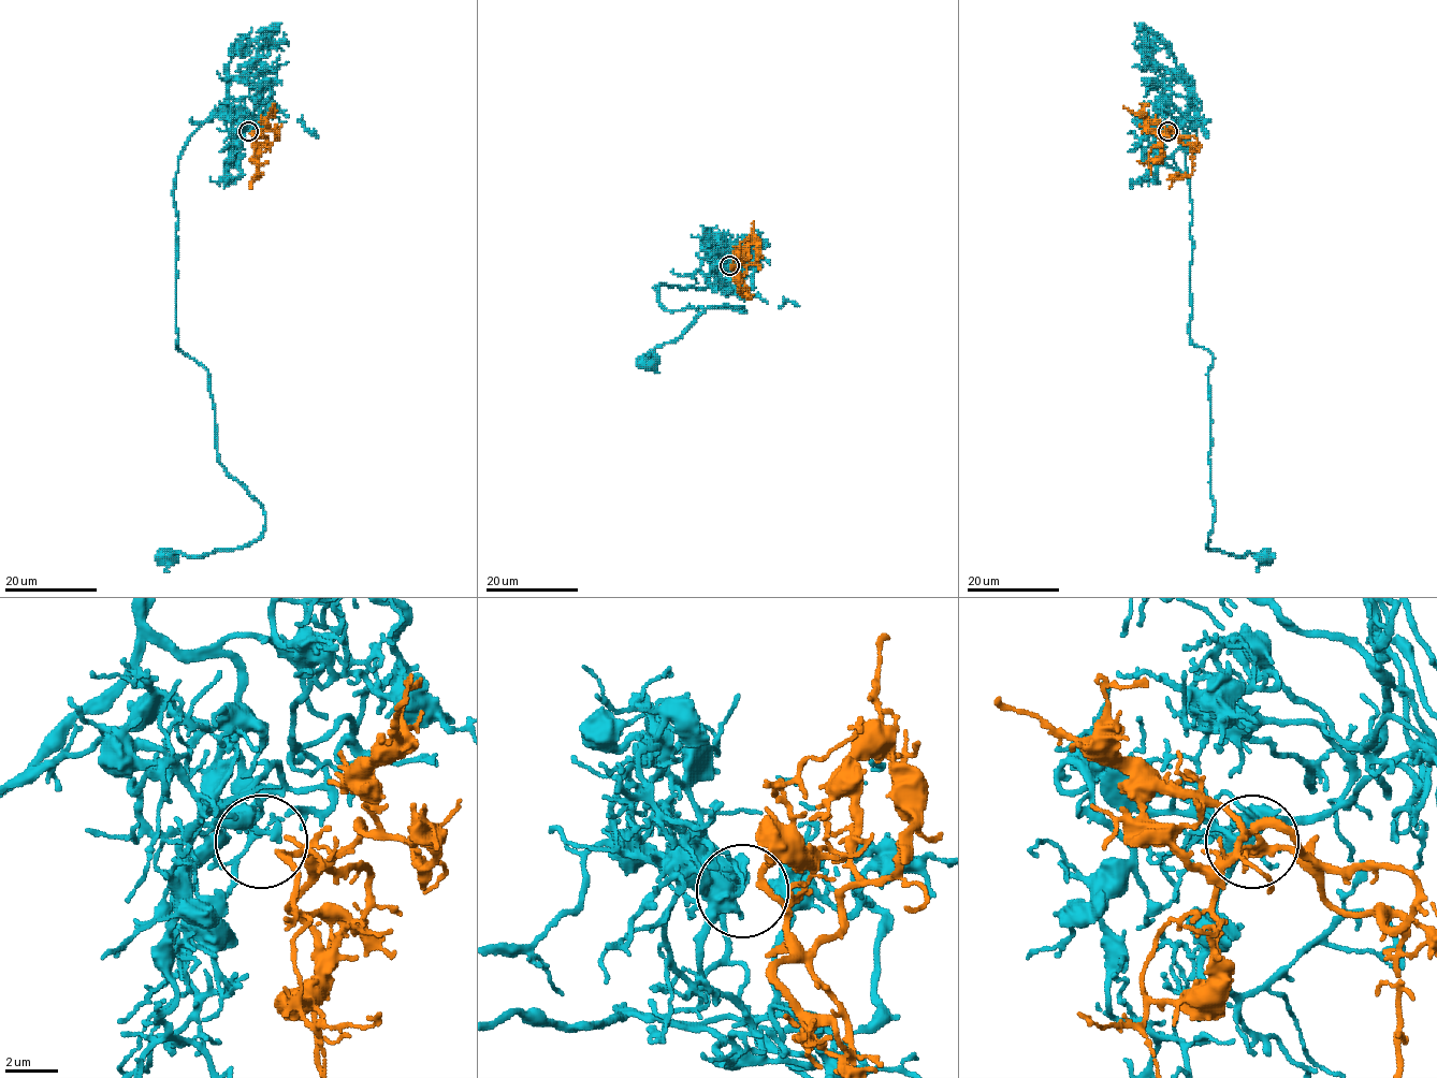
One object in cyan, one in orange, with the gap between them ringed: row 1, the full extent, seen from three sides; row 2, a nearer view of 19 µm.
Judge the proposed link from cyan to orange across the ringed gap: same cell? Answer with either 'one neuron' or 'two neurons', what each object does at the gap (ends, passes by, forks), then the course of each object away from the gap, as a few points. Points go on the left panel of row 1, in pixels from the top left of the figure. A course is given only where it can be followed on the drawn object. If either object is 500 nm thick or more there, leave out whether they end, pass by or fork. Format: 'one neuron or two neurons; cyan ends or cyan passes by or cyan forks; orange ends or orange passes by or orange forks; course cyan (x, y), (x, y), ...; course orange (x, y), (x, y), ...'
one neuron; cyan forks; orange passes by; course cyan (246, 129), (229, 97), (178, 160), (176, 346), (208, 373), (219, 462), (264, 530), (168, 557); course orange (250, 132), (256, 132), (253, 142), (260, 146), (258, 175), (251, 188)

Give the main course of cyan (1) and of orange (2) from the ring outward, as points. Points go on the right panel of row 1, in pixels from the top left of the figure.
1: (1169, 129), (1196, 122), (1189, 97), (1189, 333), (1214, 355), (1207, 544), (1264, 557)
2: (1166, 132), (1173, 132), (1190, 146), (1192, 155), (1192, 172), (1179, 176), (1170, 188)

